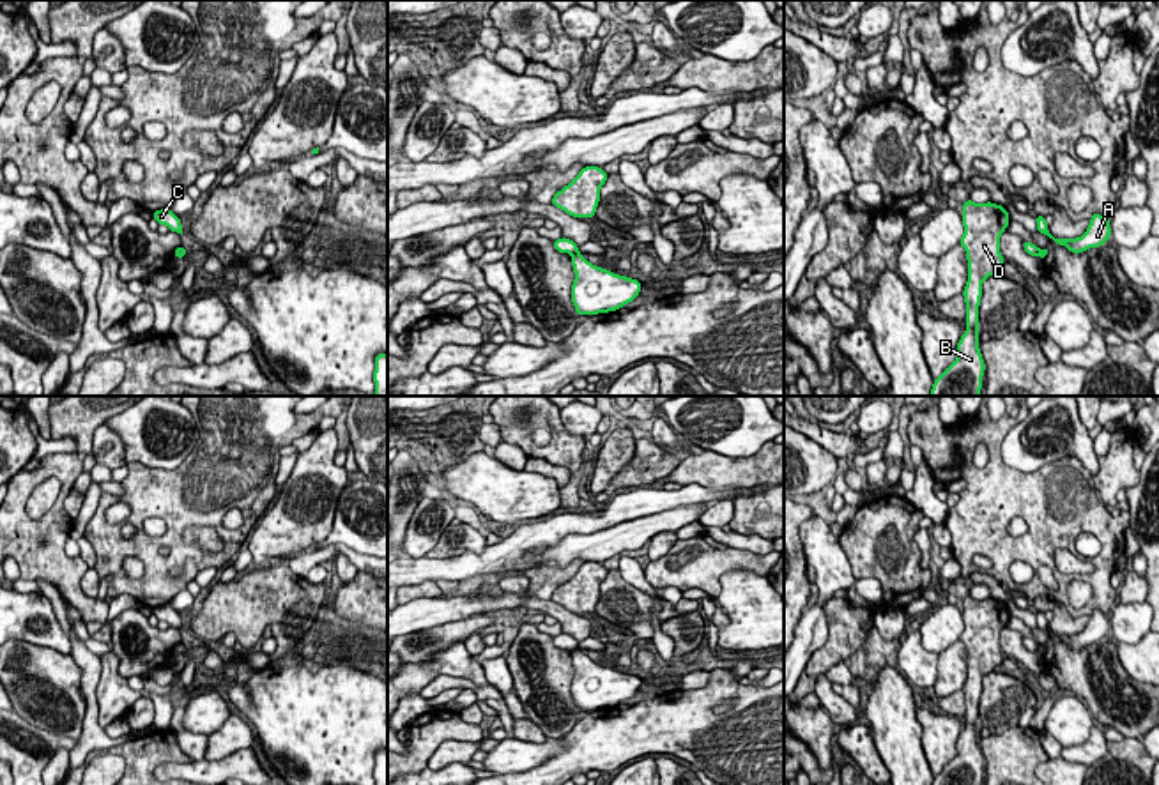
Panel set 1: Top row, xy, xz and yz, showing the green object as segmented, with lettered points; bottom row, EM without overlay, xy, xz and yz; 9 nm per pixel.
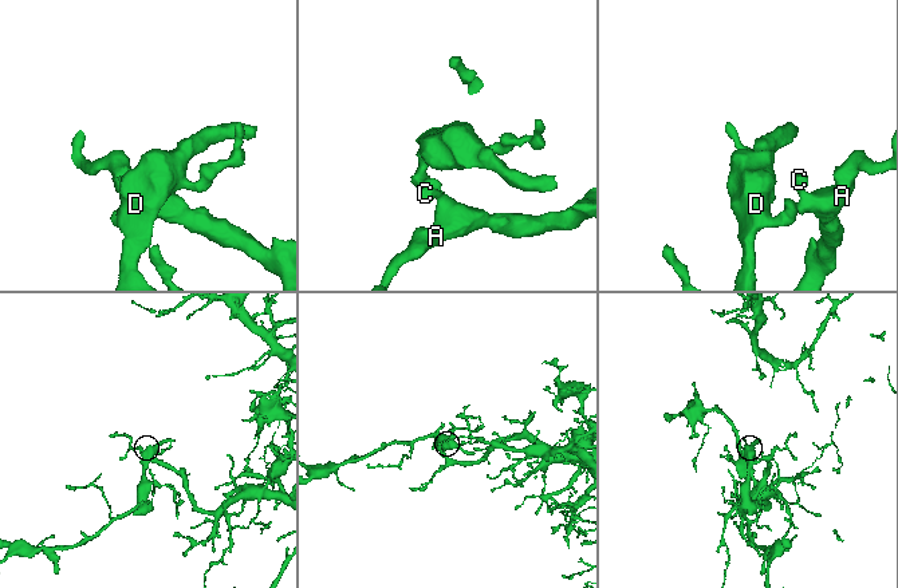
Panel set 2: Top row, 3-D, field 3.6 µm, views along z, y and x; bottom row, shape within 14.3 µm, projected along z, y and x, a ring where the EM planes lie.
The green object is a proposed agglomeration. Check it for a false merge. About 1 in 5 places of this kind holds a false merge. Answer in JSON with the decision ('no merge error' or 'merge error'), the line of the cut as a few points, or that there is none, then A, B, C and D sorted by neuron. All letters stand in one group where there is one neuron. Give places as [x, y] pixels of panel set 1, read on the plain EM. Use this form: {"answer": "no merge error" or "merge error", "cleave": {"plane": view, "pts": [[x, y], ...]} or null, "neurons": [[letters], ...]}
{"answer": "merge error", "cleave": {"plane": "xz", "pts": [[577, 647], [572, 651]]}, "neurons": [["A", "C"], ["B", "D"]]}

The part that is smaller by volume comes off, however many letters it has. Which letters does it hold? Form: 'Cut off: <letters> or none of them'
Cut off: B, D

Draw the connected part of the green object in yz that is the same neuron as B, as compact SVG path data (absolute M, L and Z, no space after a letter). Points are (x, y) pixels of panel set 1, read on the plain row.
M993 598L963 599L964 629L959 640L966 647L968 677L963 686L966 698L966 727L957 739L957 755L934 776L933 785L982 785L986 758L979 744L979 702L982 679L1002 667L1000 631L1009 622L1009 608Z

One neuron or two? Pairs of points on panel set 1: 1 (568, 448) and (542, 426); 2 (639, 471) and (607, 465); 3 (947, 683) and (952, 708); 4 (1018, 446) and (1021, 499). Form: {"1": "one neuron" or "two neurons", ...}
{"1": "one neuron", "2": "two neurons", "3": "two neurons", "4": "two neurons"}

